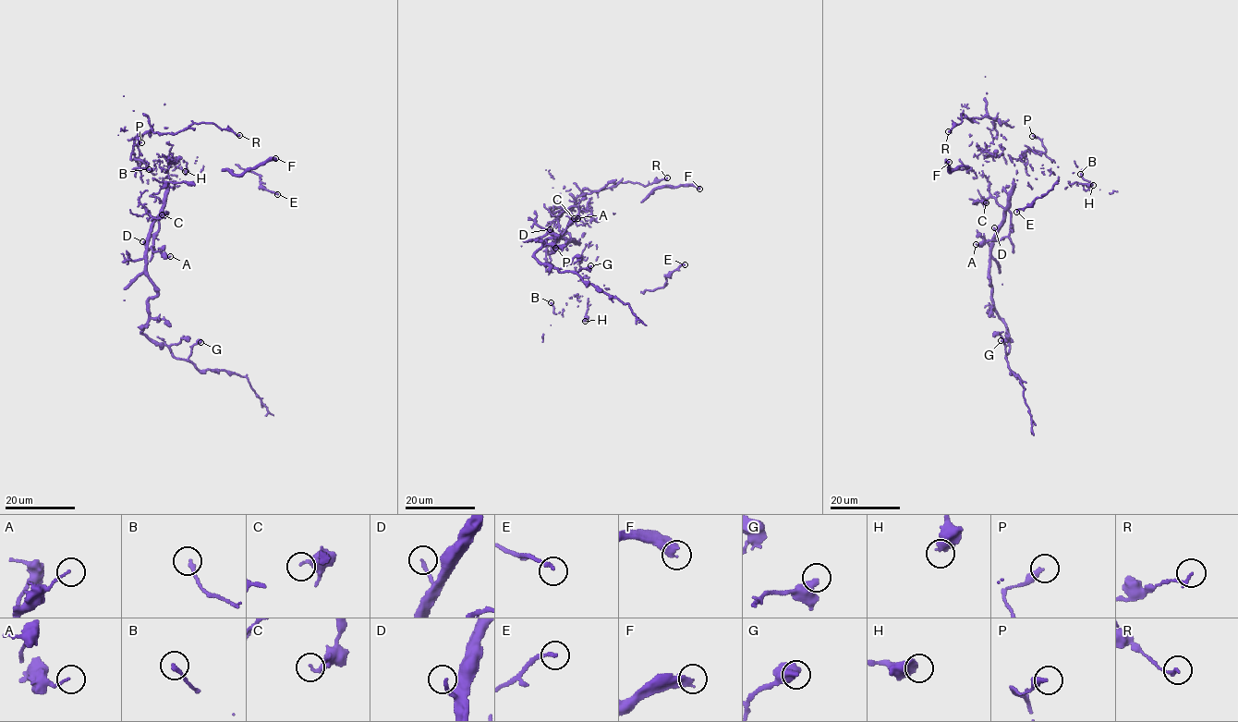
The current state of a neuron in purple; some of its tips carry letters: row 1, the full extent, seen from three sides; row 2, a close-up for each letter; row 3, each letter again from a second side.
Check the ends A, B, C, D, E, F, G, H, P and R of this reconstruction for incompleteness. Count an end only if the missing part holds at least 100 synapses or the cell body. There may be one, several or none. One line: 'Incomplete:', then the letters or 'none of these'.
Incomplete: F

